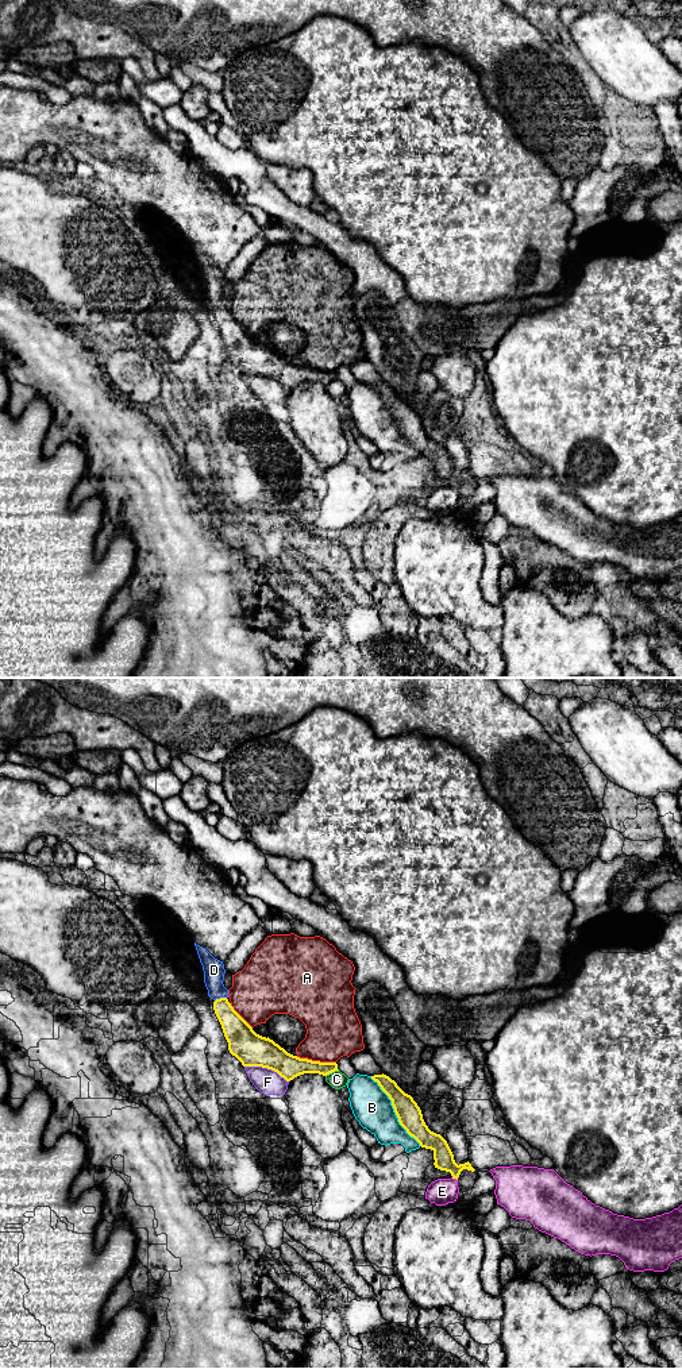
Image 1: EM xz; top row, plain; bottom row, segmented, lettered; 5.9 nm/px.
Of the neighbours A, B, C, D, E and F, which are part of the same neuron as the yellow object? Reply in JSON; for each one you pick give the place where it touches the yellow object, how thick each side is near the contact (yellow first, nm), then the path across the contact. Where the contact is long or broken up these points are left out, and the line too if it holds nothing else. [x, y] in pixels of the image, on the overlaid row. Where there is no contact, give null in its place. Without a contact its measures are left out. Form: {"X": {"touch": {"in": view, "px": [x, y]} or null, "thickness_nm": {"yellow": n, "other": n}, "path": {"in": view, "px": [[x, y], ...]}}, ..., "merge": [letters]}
{"D": {"touch": {"in": "xz", "px": [220, 998]}, "thickness_nm": {"yellow": 170, "other": 130}, "path": {"in": "xz", "px": [[239, 1034], [223, 1010], [220, 998], [214, 984], [214, 970]]}}, "merge": ["D"]}

